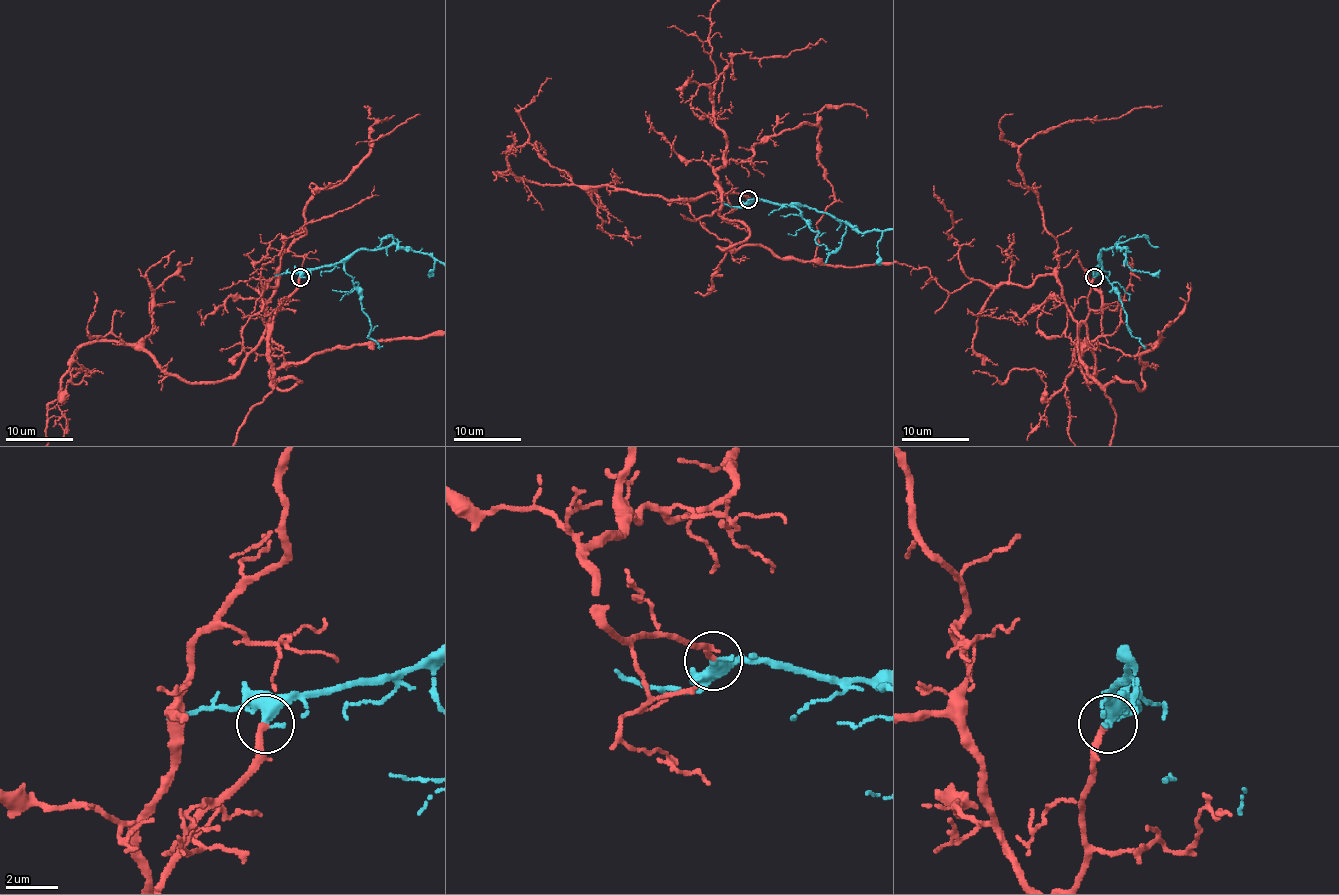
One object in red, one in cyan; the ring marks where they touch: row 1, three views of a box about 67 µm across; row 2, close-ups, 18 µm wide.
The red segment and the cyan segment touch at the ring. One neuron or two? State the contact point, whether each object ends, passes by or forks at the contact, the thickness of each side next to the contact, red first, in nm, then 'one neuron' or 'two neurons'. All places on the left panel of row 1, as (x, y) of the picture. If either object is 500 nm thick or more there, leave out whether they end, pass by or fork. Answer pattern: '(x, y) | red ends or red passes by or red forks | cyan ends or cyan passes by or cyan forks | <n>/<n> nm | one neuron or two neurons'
(300, 277) | red ends | cyan passes by | 240/360 nm | one neuron

